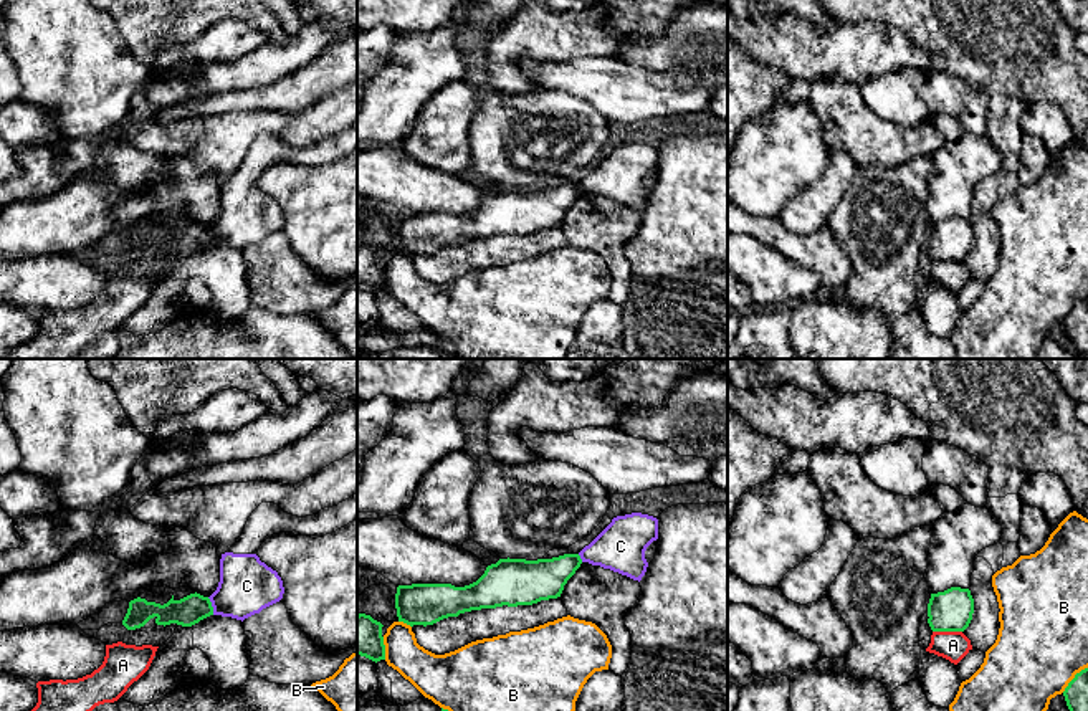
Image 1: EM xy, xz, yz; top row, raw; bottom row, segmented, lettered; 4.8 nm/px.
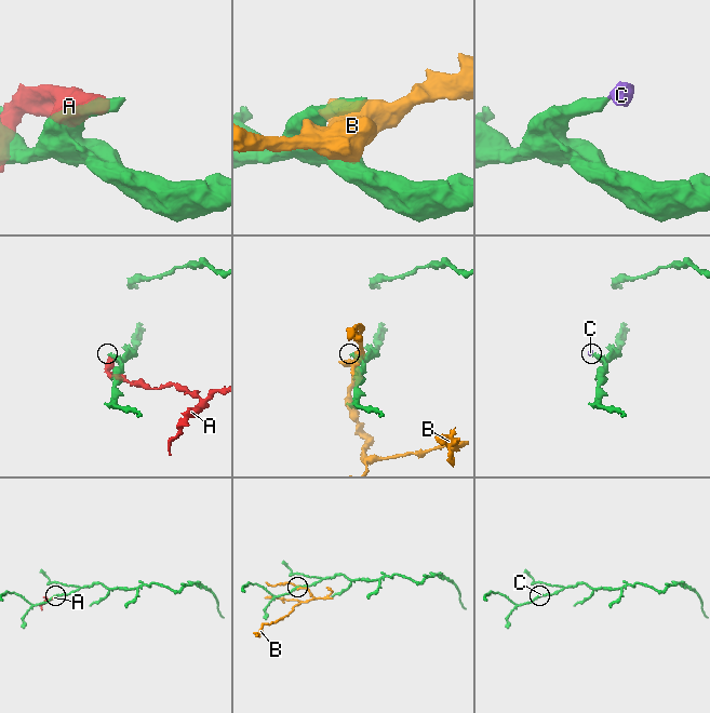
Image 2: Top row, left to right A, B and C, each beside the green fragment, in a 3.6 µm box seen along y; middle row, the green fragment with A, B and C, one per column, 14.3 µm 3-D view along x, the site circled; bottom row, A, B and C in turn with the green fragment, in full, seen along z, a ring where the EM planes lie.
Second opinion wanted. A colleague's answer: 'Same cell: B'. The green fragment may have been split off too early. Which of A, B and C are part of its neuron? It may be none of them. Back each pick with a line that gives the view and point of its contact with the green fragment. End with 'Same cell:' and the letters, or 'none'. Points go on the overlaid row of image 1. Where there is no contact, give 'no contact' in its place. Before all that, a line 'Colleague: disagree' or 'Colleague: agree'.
Colleague: disagree
Same cell: none

